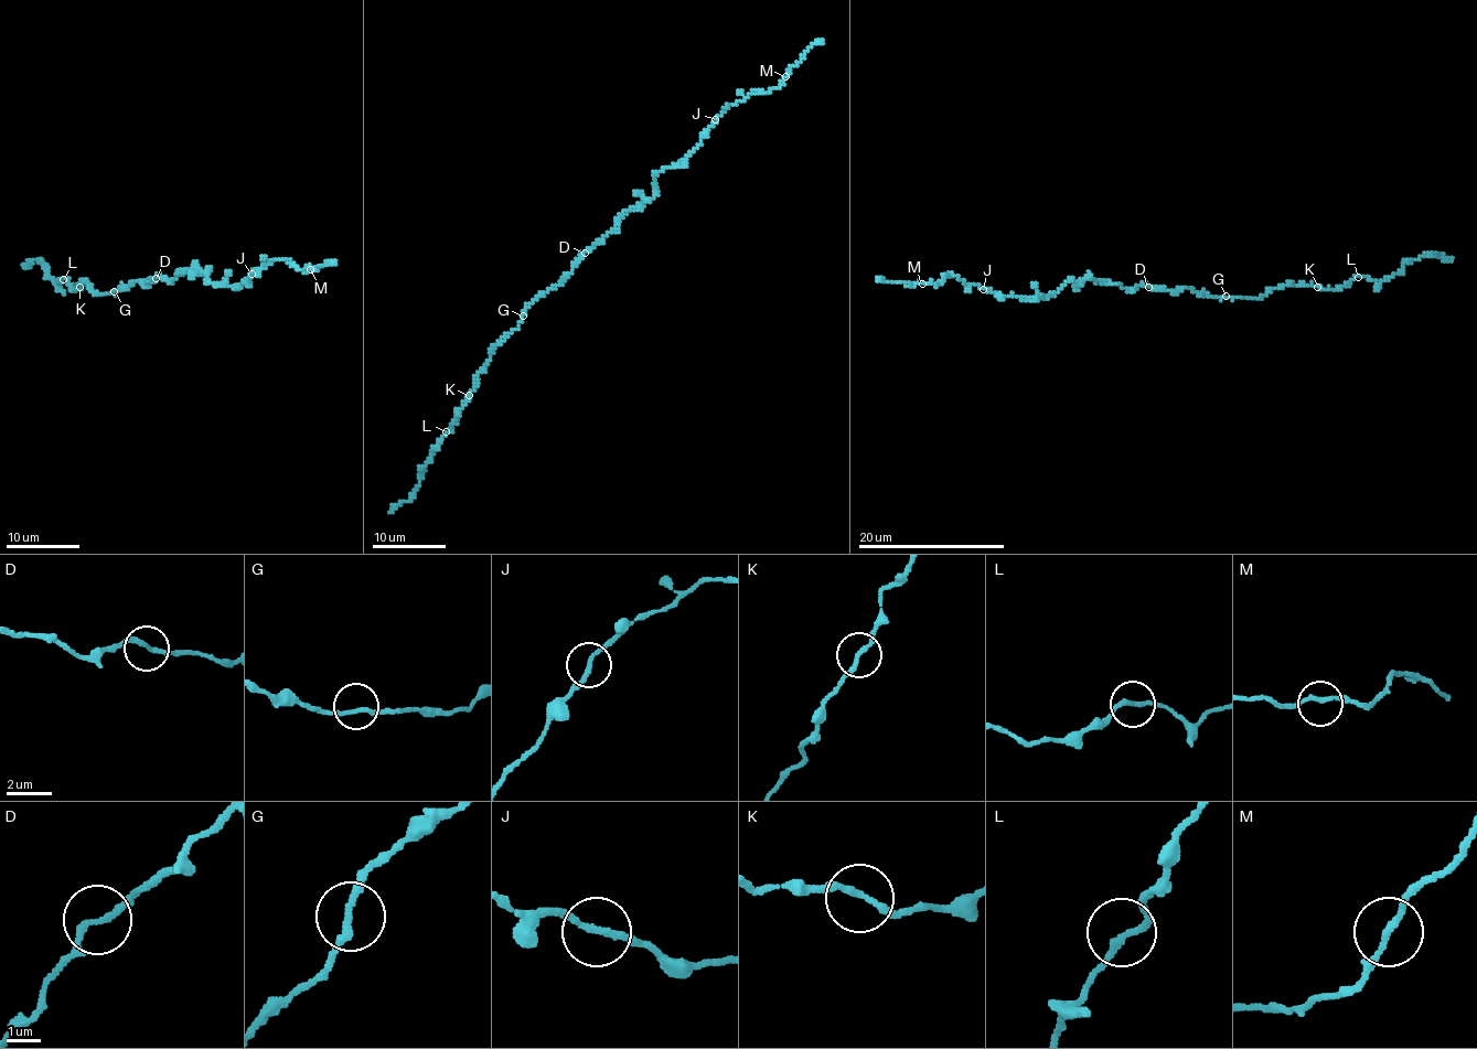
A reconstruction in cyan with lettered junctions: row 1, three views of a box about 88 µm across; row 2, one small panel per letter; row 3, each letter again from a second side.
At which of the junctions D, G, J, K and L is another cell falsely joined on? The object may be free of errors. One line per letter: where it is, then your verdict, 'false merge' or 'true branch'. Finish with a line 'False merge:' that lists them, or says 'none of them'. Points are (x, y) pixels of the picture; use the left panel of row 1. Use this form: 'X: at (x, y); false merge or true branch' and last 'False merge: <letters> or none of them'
D: at (156, 278); true branch
G: at (114, 291); true branch
J: at (252, 274); true branch
K: at (79, 287); true branch
L: at (63, 279); true branch
False merge: none of them

